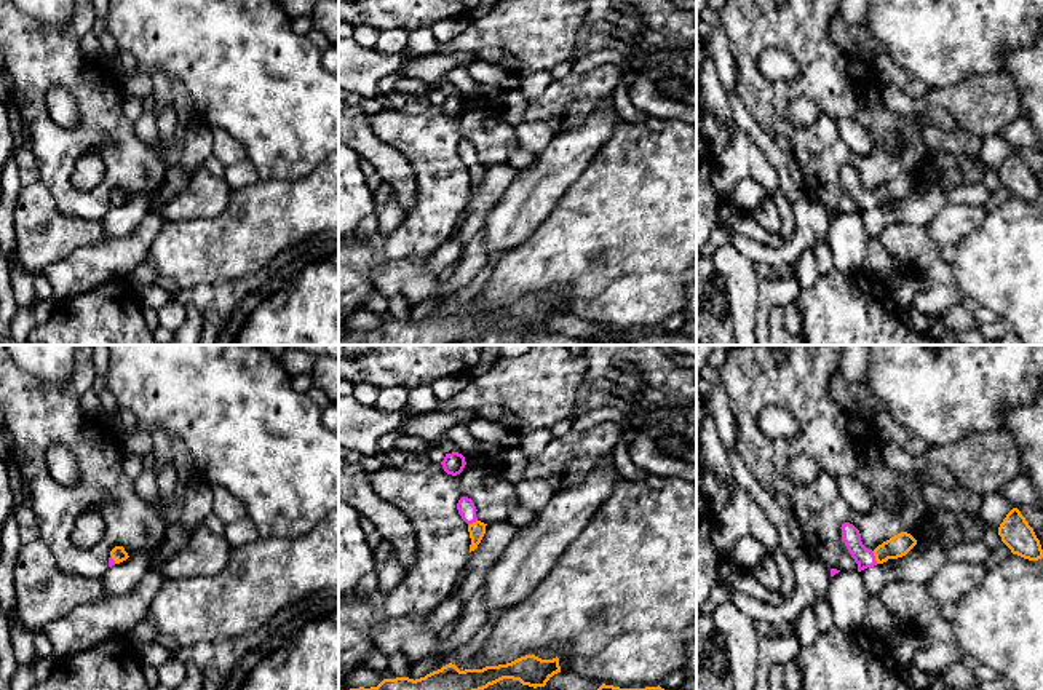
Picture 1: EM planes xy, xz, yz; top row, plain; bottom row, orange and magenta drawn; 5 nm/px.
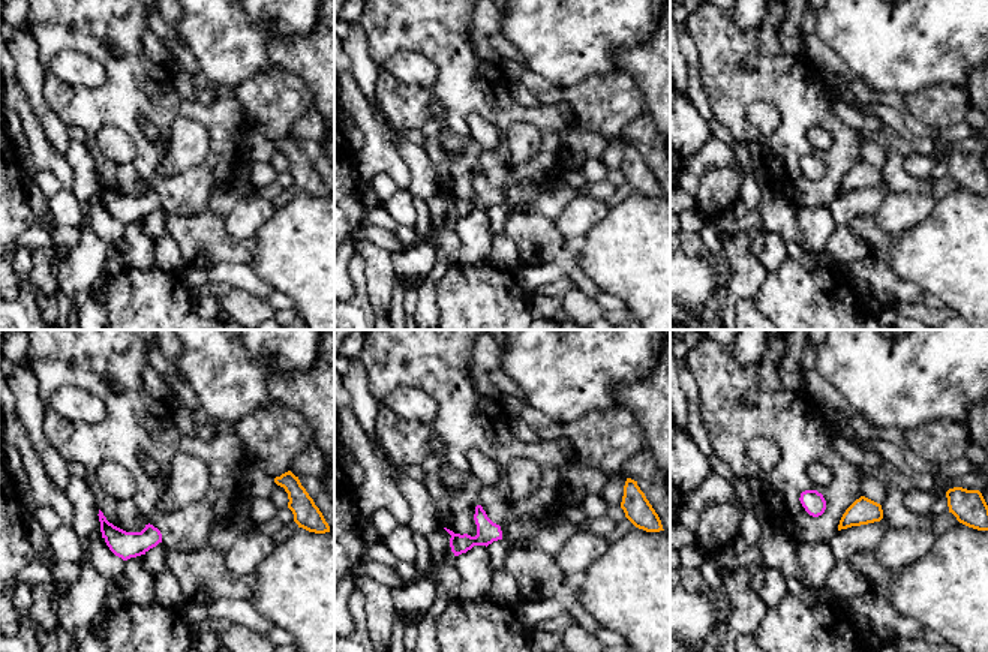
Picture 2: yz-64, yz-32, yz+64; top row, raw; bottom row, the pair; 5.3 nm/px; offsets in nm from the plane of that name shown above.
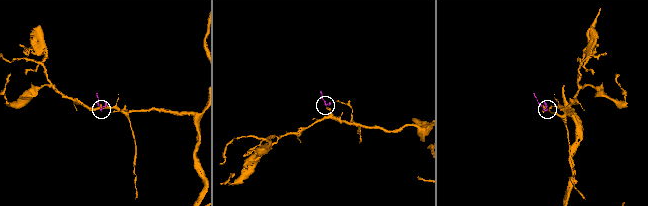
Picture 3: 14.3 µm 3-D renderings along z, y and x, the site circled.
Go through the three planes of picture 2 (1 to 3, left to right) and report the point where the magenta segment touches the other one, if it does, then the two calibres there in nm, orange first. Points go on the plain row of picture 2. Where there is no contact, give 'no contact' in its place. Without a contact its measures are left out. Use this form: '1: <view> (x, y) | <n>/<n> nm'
1: no contact
2: no contact
3: no contact

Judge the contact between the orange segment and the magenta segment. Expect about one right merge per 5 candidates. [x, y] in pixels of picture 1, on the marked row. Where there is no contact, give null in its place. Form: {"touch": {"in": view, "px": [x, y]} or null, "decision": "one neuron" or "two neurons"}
{"touch": {"in": "yz", "px": [876, 558]}, "decision": "one neuron"}

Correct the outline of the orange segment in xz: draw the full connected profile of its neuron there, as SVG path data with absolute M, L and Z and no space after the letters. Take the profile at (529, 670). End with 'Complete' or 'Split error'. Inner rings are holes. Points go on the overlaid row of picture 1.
M525 655L506 664L482 669L460 671L449 663L415 680L409 677L383 679L377 687L350 690L484 690L503 679L519 680L522 685L537 688L545 687L557 672L561 672L557 656L541 660L535 655Z. Complete

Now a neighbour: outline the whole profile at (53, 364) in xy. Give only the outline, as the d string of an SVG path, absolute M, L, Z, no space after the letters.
M6 345L21 371L50 385L65 388L78 345Z

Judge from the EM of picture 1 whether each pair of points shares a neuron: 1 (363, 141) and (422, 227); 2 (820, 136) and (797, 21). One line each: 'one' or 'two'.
1: two
2: one

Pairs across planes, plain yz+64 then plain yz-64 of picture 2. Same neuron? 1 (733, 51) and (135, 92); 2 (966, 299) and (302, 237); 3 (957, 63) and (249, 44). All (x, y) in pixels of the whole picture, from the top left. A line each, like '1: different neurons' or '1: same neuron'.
1: same neuron
2: same neuron
3: same neuron

